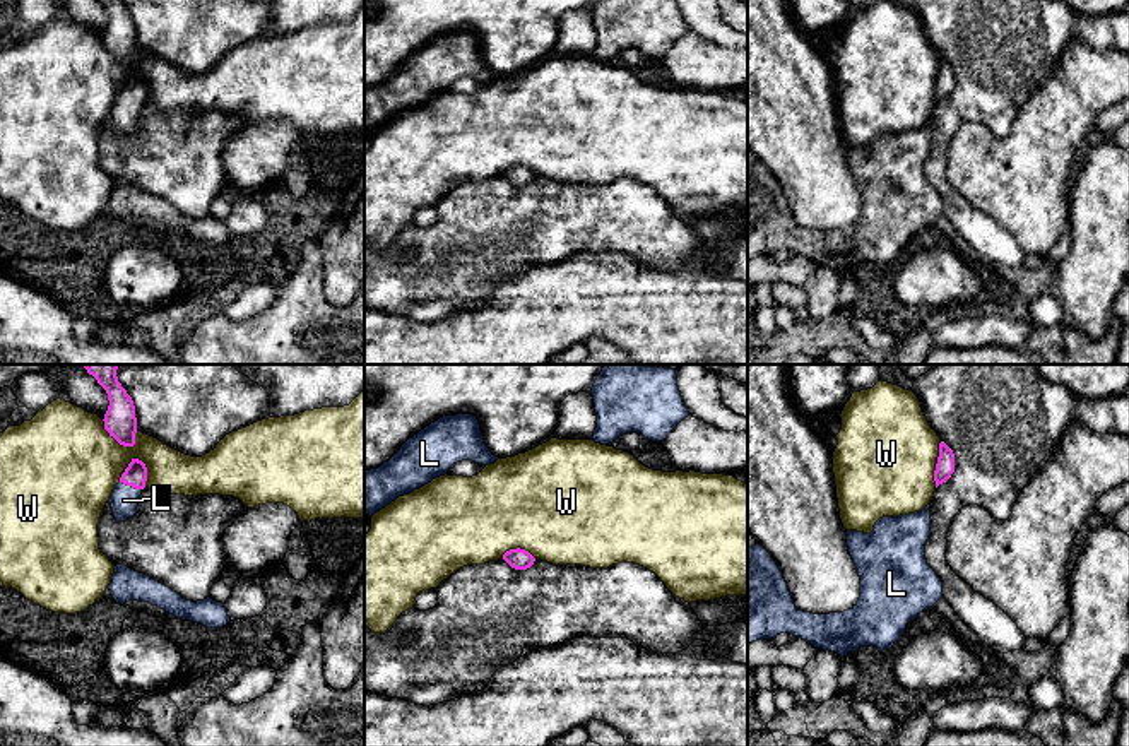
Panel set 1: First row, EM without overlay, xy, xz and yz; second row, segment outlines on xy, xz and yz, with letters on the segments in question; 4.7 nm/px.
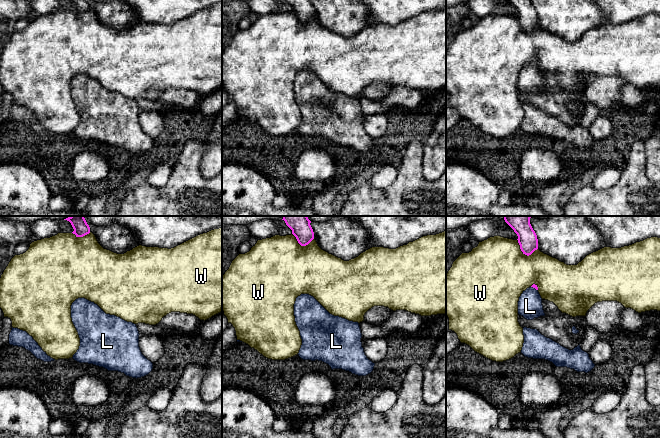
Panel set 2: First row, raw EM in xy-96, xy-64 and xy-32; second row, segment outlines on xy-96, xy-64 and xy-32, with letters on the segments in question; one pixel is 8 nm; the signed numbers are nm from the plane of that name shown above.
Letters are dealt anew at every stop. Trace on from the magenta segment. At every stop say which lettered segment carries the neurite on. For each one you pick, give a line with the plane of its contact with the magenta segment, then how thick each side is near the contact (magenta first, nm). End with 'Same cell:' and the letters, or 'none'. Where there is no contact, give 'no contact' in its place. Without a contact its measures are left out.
L: contact in xy; calibres 110 and 130 nm
Same cell: L

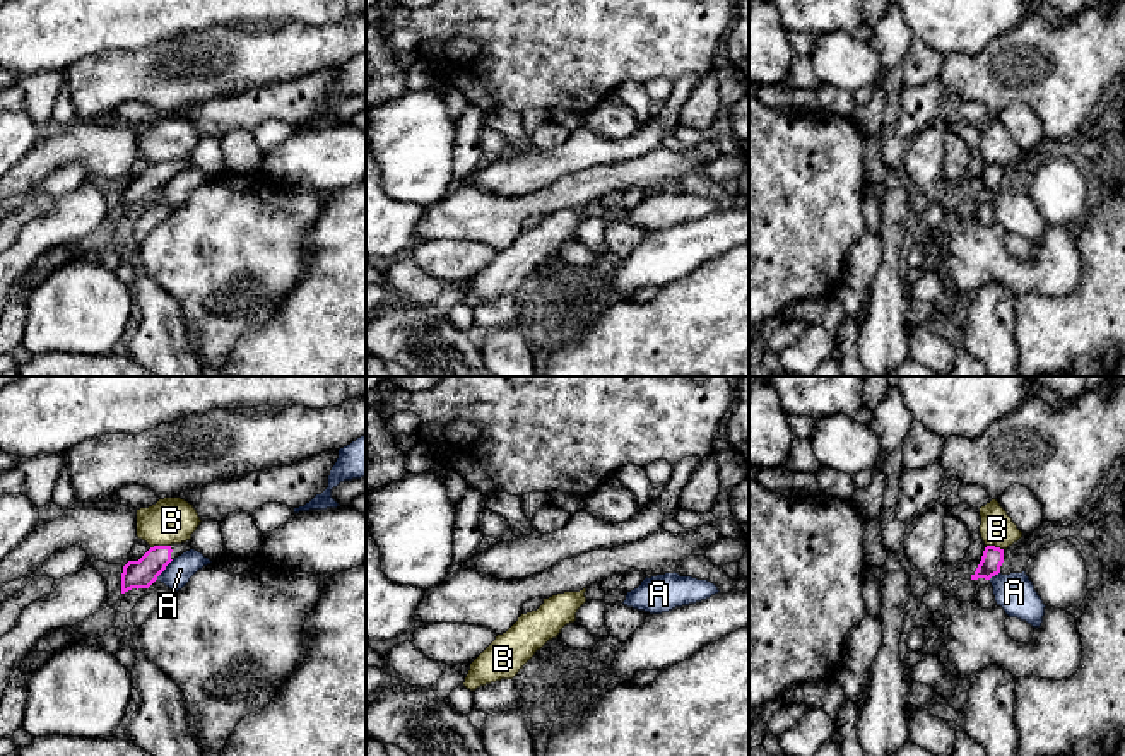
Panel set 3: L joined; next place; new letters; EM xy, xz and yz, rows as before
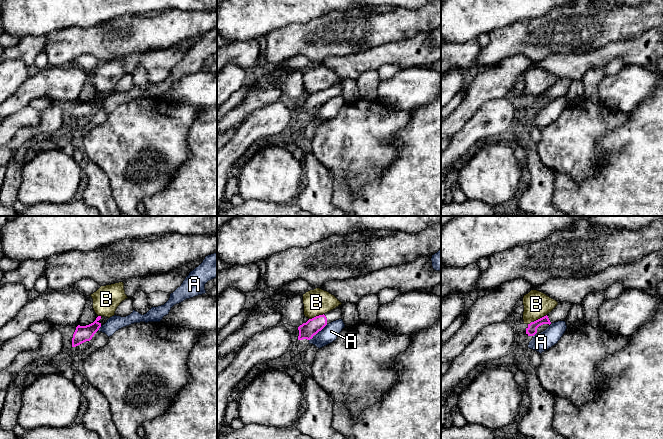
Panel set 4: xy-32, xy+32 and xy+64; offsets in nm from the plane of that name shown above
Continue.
Same cell: none

